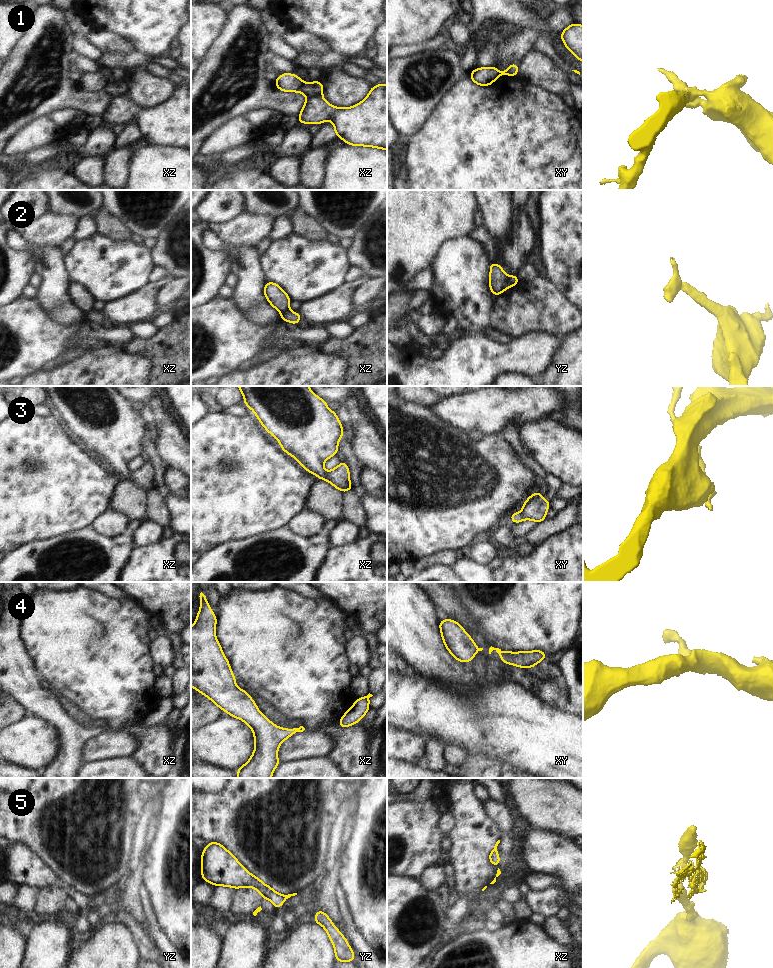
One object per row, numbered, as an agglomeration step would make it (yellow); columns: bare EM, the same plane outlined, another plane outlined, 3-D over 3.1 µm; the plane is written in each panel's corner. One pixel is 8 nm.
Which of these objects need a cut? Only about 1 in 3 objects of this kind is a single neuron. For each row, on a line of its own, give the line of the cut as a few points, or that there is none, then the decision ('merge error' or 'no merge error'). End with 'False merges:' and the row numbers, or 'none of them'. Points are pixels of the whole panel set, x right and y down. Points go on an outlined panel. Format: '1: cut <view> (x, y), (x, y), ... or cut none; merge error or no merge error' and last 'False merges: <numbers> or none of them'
1: cut xz (303, 82), (298, 90); merge error
2: cut yz (507, 277), (509, 287); merge error
3: cut xz (327, 472), (325, 479); merge error
4: cut none; no merge error
5: cut none; no merge error
False merges: 1, 2, 3

